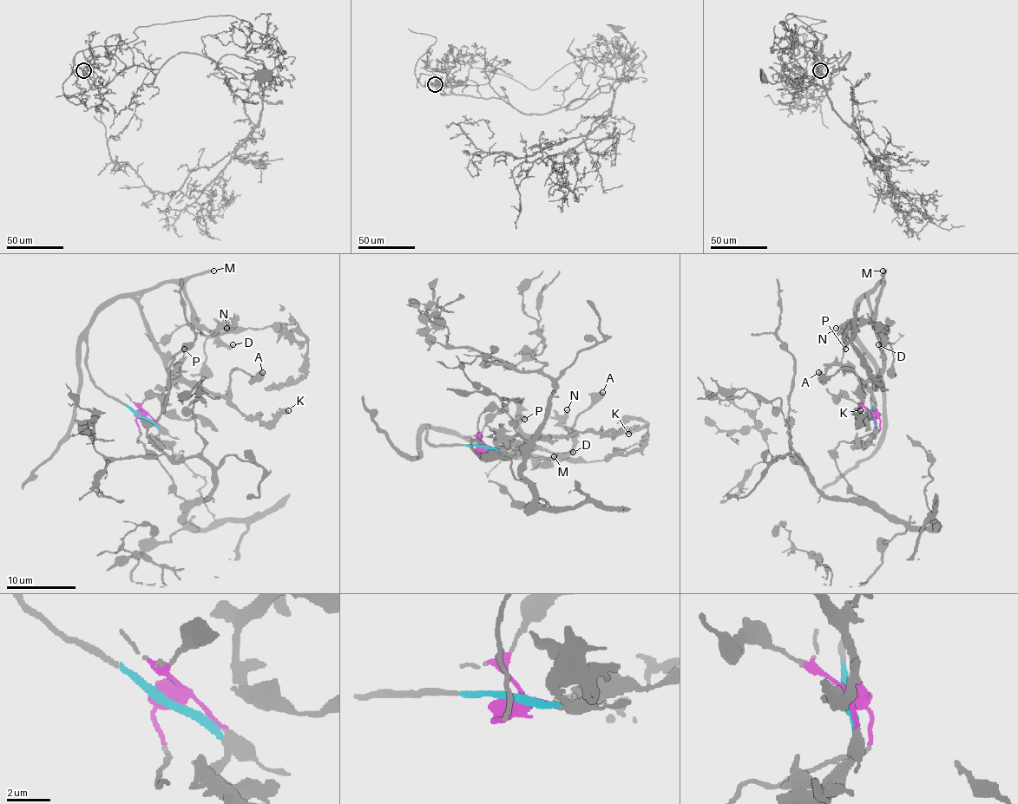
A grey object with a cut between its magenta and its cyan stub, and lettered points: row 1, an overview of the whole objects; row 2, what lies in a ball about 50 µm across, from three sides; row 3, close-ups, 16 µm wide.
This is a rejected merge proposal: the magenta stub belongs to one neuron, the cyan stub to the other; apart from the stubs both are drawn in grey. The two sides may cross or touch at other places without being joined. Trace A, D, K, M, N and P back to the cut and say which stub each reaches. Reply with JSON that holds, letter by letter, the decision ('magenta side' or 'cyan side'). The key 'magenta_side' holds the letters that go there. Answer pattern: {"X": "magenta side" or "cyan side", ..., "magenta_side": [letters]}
{"A": "cyan side", "D": "cyan side", "K": "cyan side", "M": "cyan side", "N": "cyan side", "P": "cyan side", "magenta_side": []}

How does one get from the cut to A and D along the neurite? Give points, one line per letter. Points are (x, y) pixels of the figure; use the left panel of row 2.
A: (141, 415), (86, 363), (88, 323), (121, 297), (190, 386), (226, 395), (235, 370), (263, 372)
D: (141, 415), (108, 398), (89, 374), (88, 323), (101, 310), (176, 282), (193, 320), (221, 343), (233, 344)

